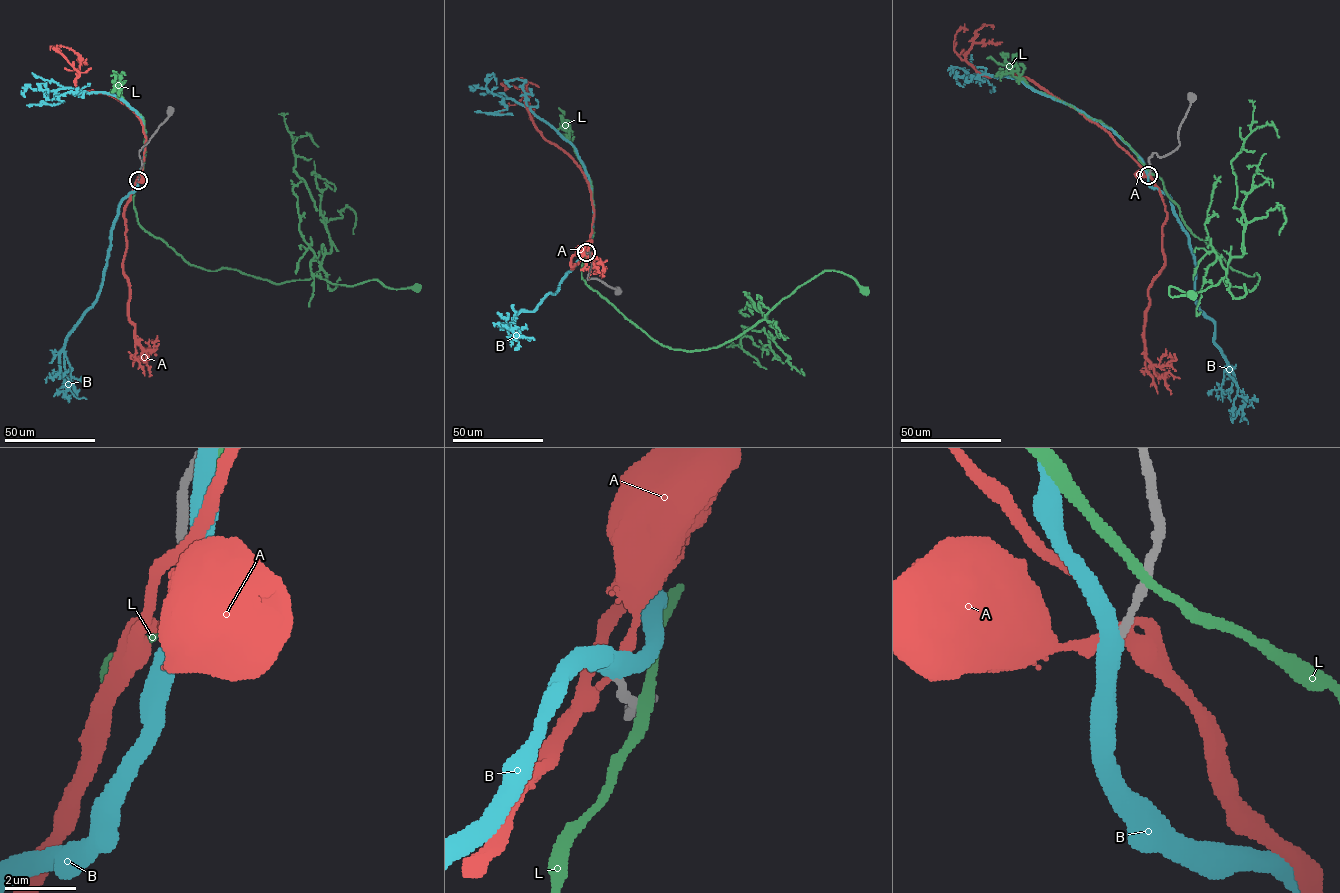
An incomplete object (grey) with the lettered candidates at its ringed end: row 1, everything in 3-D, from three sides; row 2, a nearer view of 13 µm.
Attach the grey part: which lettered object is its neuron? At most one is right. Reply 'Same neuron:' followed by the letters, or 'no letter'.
Same neuron: B

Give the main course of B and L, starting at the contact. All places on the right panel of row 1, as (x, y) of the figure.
B: (1148, 175), (1148, 183), (1170, 198), (1187, 236), (1195, 299), (1213, 322), (1214, 342), (1243, 394), (1246, 420)
L: (1149, 172), (1195, 236), (1259, 276), (1251, 291), (1222, 278), (1189, 293), (1169, 287), (1193, 296)

